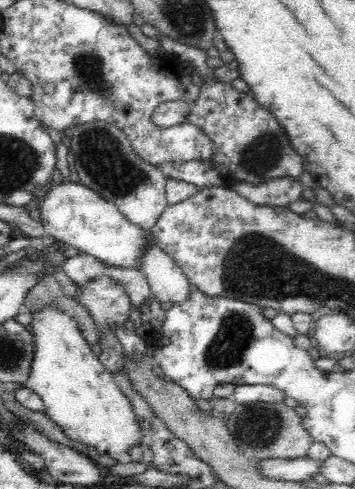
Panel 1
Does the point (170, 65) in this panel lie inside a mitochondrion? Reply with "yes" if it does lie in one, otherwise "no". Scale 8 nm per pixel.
no

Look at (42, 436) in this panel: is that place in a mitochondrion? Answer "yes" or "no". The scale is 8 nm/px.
no

